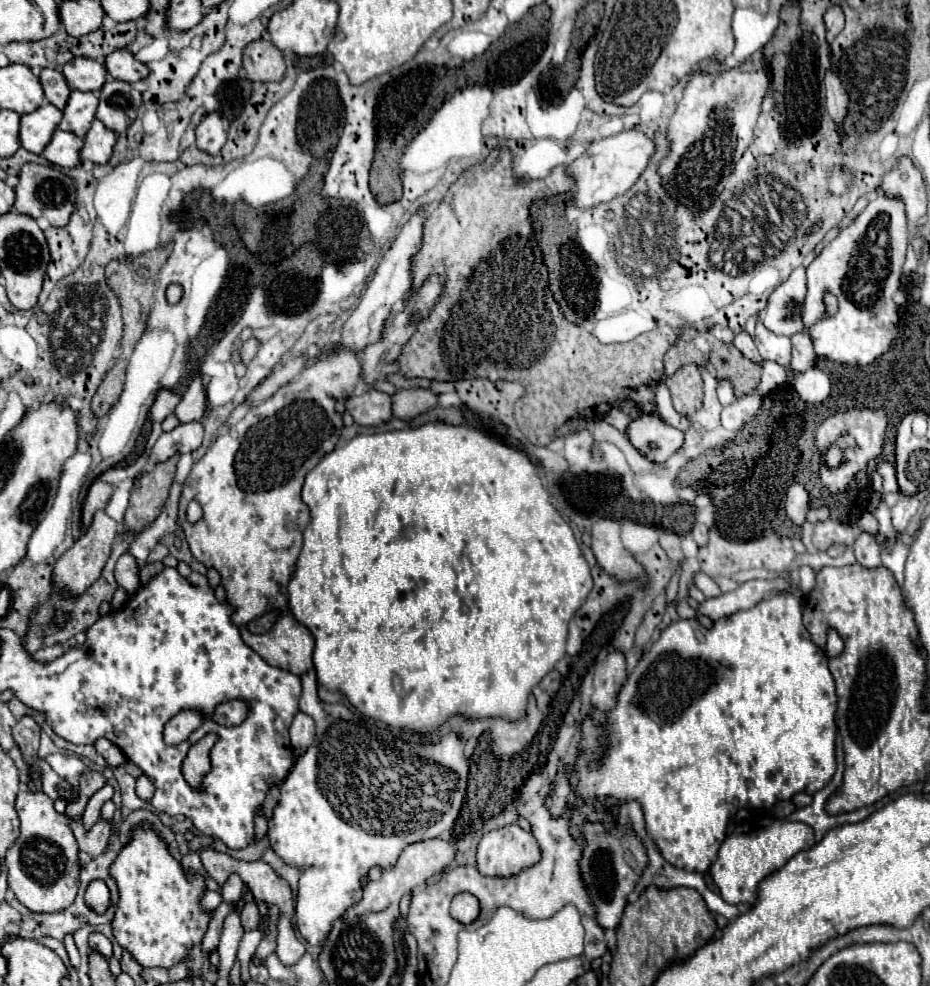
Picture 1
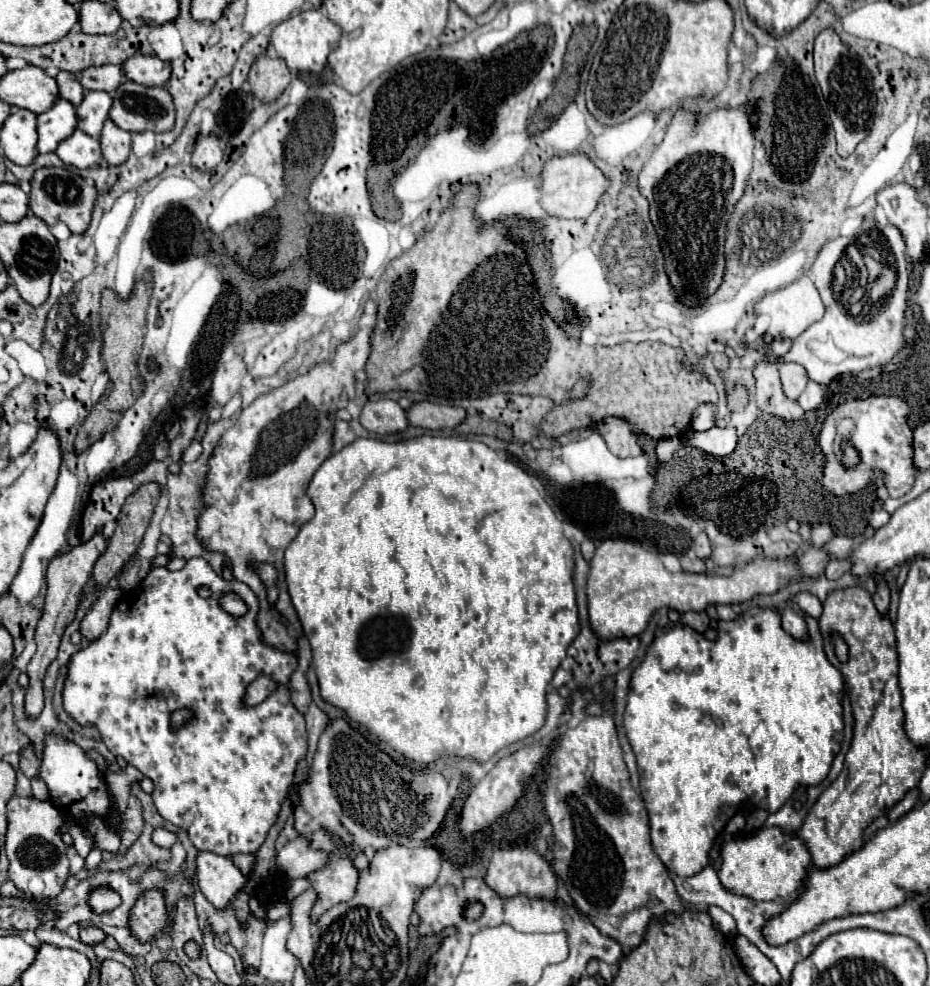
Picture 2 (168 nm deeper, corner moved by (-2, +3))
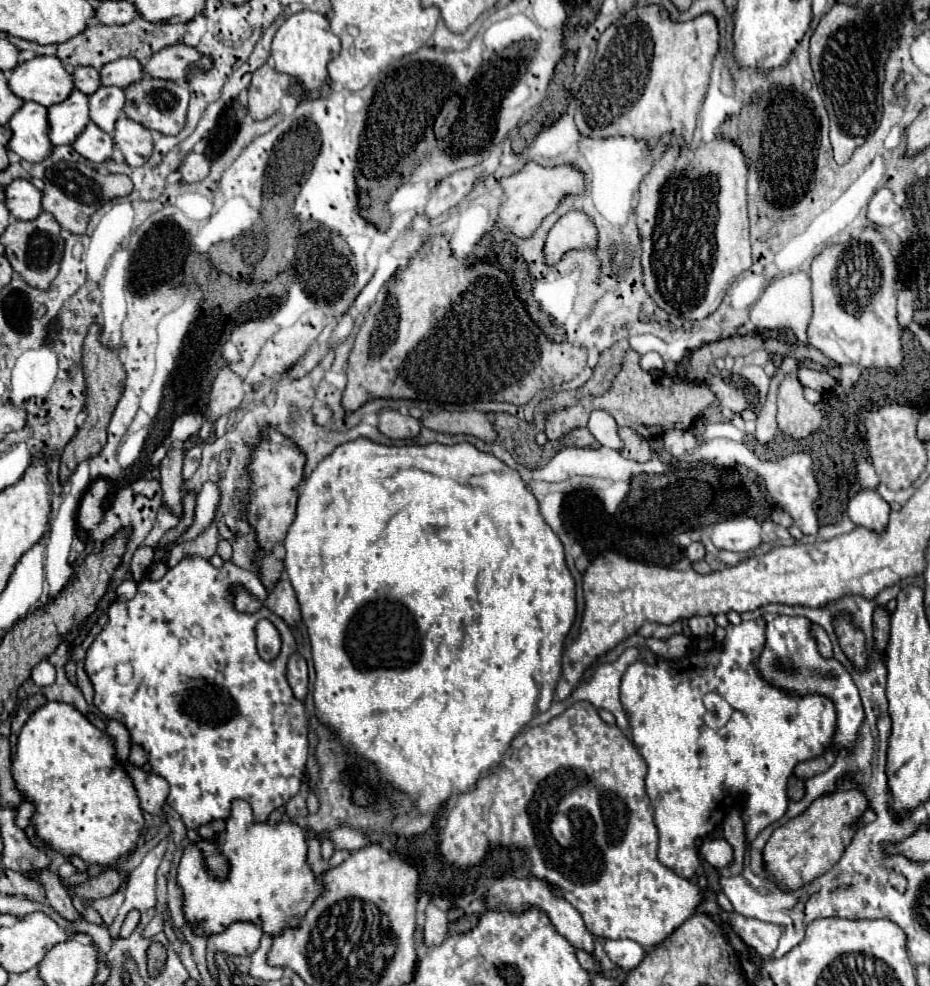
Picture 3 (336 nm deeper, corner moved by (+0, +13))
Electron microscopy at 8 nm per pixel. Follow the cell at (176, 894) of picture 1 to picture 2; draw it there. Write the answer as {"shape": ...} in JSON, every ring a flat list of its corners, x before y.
{"shape":[[146,889,130,909,128,927,136,941,146,943,170,933,170,911,162,889]]}

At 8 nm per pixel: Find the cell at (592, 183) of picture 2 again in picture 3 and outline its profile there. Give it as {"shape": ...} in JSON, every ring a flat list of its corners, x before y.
{"shape":[[526,163,526,167,506,179,500,181,502,193,504,193,504,201,498,209,498,219,496,219,496,229,526,239,530,237,536,227,542,223,542,219,546,215,550,215,560,199,568,193,582,193,584,191,584,175,580,171,576,171,572,165,562,165,562,167,540,167,536,163]]}

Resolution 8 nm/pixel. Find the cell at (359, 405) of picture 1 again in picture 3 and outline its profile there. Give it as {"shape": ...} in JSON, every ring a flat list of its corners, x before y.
{"shape":[[382,411,380,413,380,431,388,439,416,439,420,435,420,421,414,417,404,417,398,411]]}

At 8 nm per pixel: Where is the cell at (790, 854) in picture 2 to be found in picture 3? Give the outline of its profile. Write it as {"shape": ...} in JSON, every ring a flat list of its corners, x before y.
{"shape":[[706,839,706,841,702,841,700,855,714,869,724,869,732,863,732,847,724,839]]}

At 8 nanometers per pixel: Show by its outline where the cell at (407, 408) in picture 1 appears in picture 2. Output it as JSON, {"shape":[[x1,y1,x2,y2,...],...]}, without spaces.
{"shape":[[420,401,406,411,406,417,408,417,408,423,414,427,426,427,426,429,450,427,452,429,466,417,466,411,462,407]]}

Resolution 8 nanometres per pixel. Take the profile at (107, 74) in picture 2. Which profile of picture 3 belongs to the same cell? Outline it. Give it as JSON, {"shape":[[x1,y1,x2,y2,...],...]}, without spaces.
{"shape":[[120,59,104,65,100,77,102,77,102,85,116,85,126,89,144,77,144,67,136,59]]}

